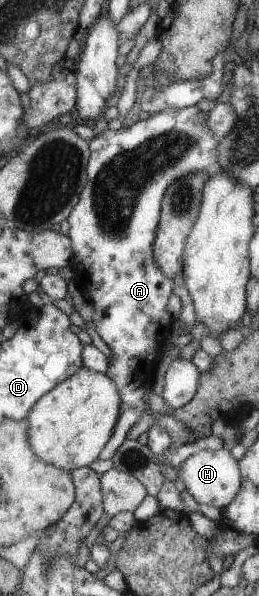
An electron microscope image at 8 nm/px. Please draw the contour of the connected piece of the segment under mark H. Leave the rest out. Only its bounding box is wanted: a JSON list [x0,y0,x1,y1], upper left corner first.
[180,448,241,510]

